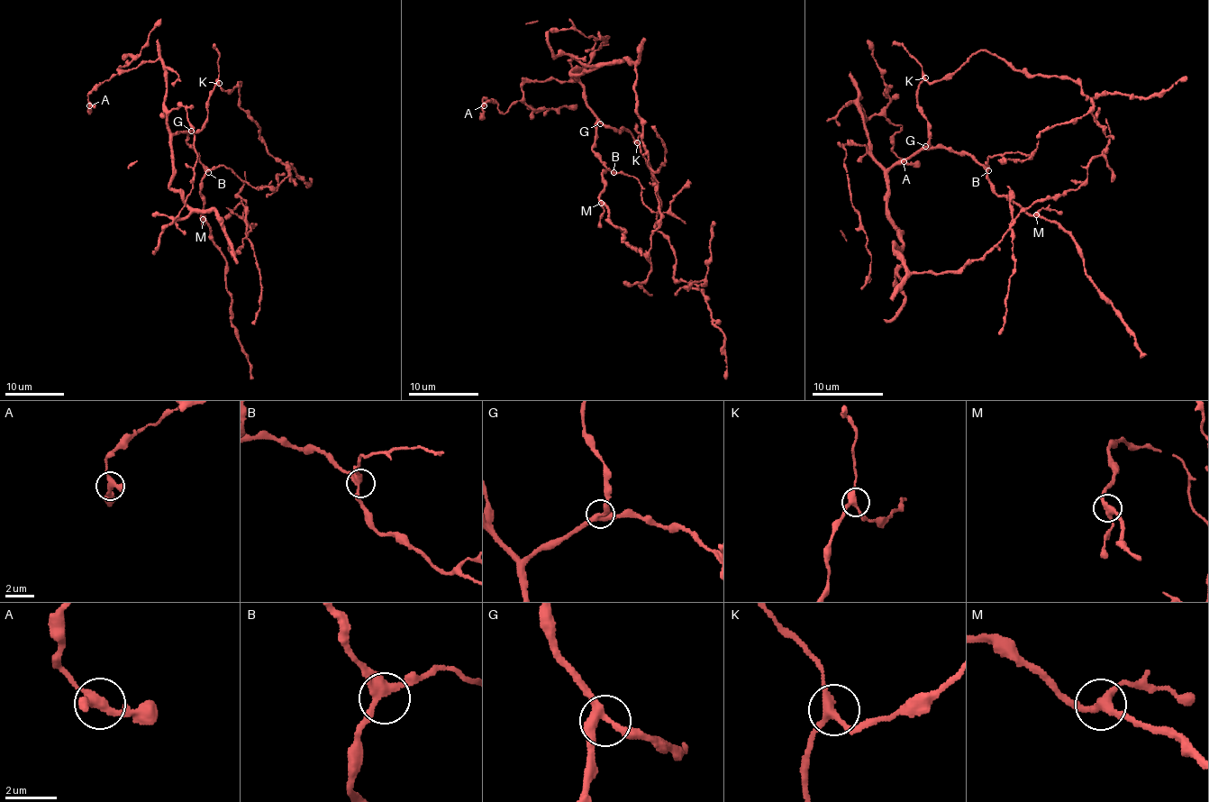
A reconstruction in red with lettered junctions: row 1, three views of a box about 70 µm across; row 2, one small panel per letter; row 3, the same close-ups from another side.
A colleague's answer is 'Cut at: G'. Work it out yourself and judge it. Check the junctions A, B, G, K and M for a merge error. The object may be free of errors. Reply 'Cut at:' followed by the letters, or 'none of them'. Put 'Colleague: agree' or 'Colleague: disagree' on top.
Colleague: disagree
Cut at: none of them

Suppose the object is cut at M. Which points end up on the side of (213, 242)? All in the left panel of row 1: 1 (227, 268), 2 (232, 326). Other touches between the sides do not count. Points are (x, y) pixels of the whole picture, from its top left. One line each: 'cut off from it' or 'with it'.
1: with it
2: with it

